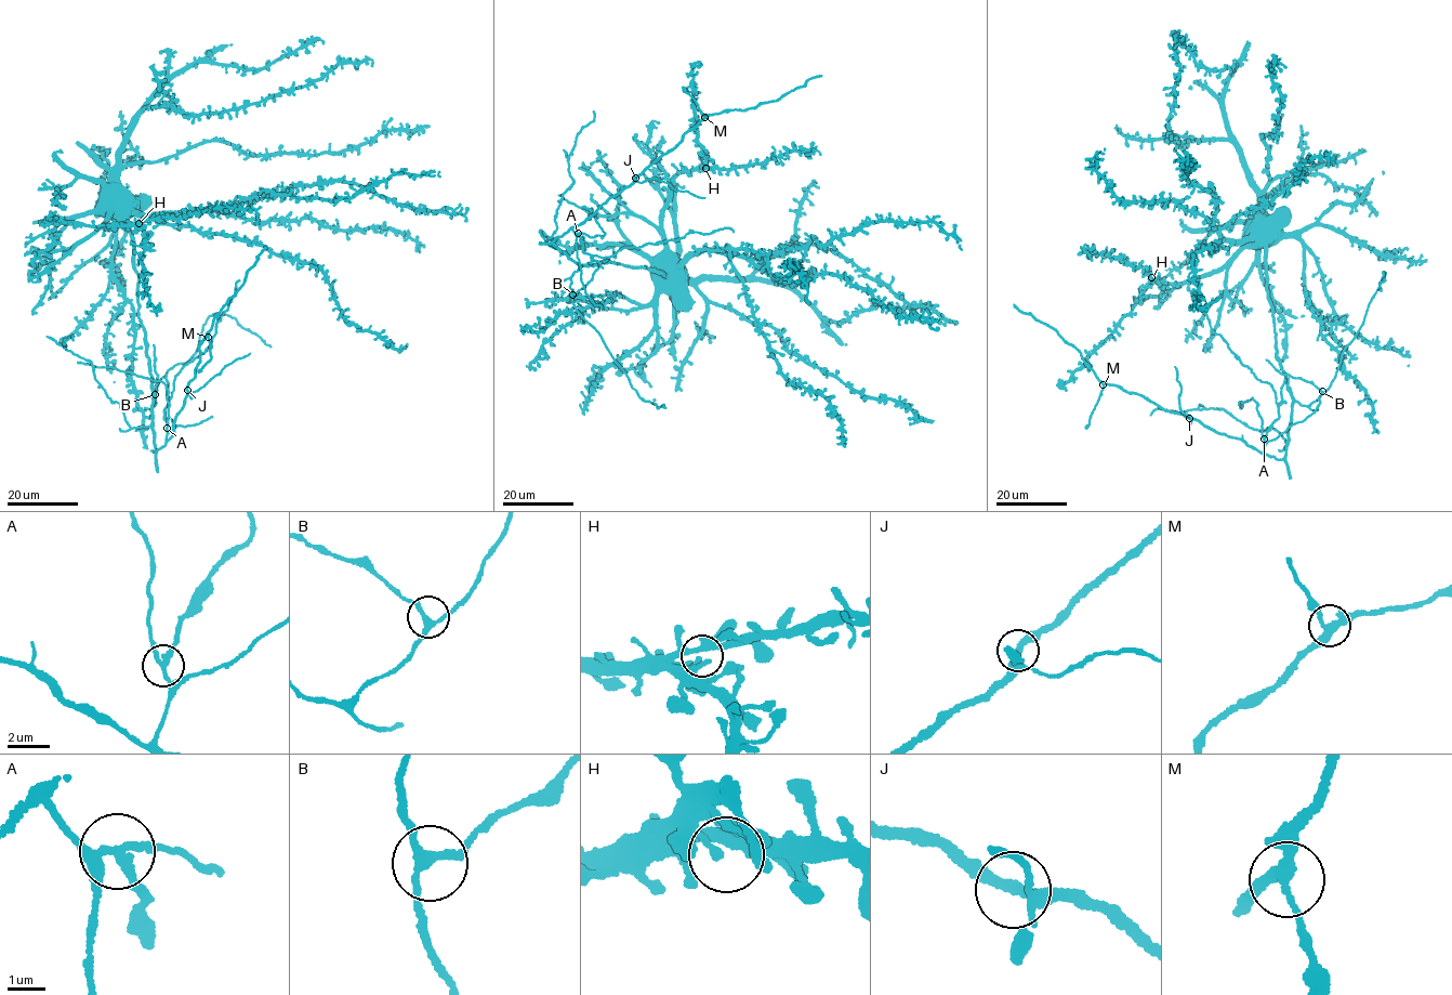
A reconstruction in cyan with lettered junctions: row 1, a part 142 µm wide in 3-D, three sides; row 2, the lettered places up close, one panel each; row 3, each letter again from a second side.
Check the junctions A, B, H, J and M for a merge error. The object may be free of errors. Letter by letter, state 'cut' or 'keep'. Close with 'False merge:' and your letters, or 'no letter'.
A: cut
B: keep
H: keep
J: keep
M: keep
False merge: A

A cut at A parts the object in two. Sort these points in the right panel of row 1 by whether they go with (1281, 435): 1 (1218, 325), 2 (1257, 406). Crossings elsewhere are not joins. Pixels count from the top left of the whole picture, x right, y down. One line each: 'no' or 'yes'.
1: yes
2: yes

